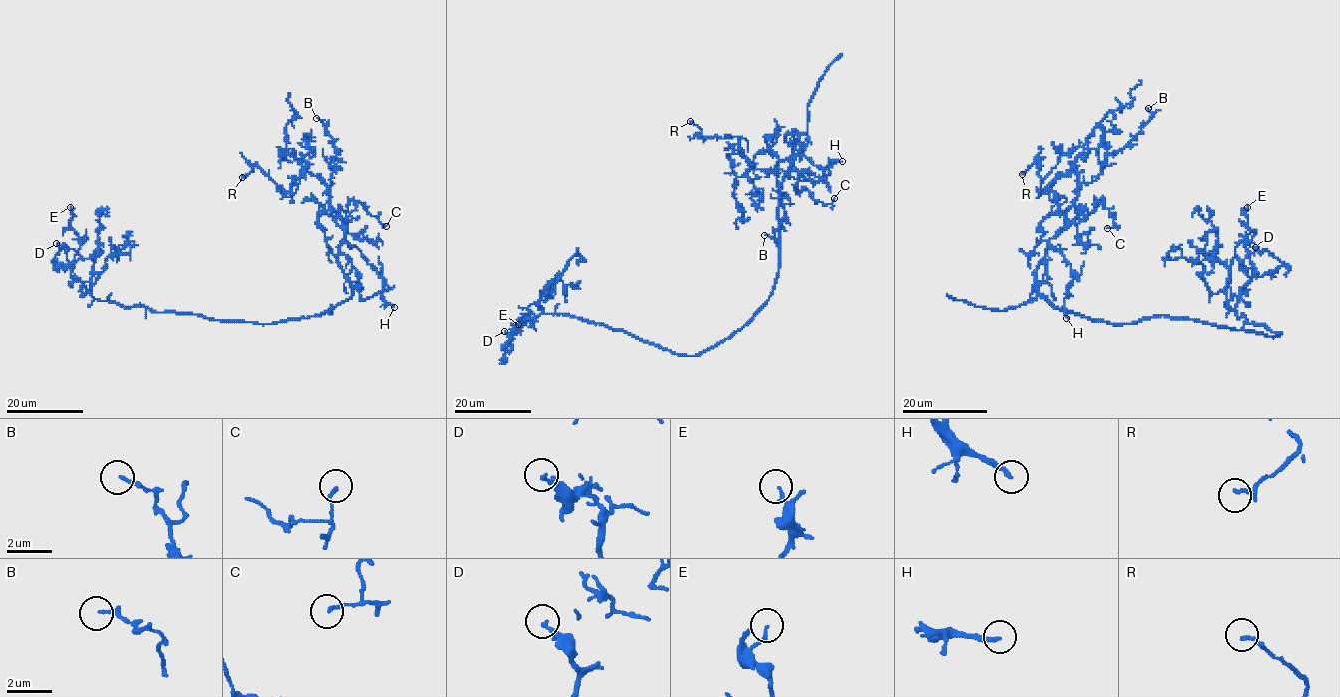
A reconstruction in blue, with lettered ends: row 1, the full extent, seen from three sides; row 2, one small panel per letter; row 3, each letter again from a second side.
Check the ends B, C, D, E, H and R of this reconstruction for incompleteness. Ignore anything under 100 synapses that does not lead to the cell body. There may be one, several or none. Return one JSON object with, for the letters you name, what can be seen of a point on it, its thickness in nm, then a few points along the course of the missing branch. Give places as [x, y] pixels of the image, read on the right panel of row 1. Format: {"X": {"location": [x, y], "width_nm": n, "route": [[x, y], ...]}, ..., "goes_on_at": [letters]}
{"goes_on_at": []}

